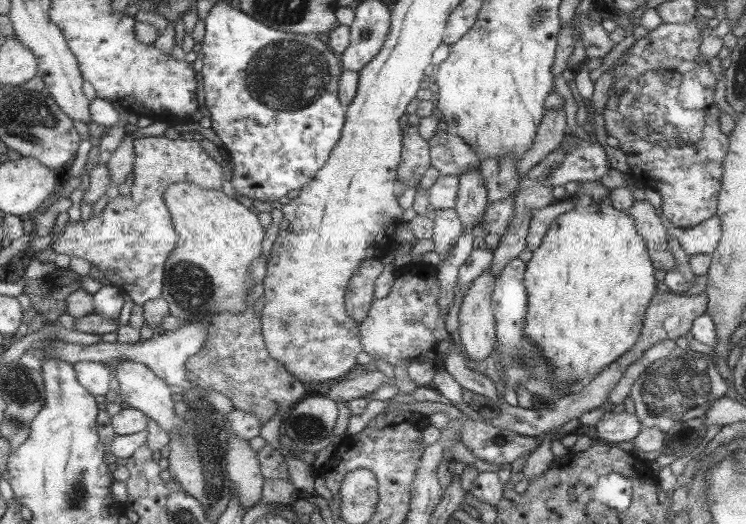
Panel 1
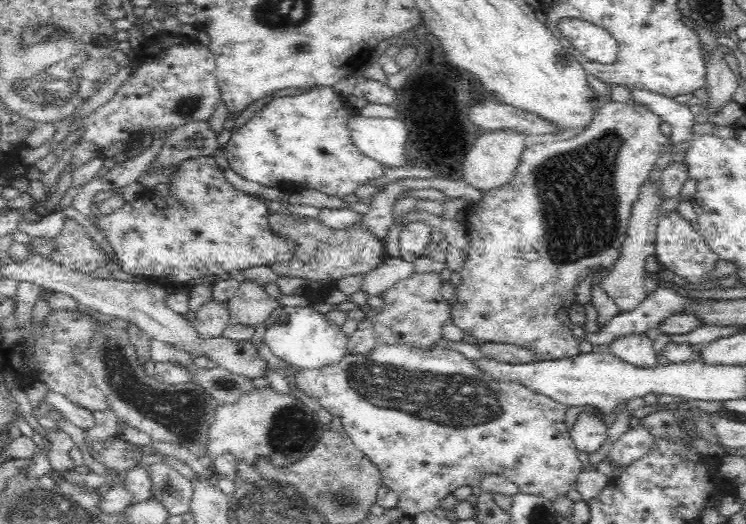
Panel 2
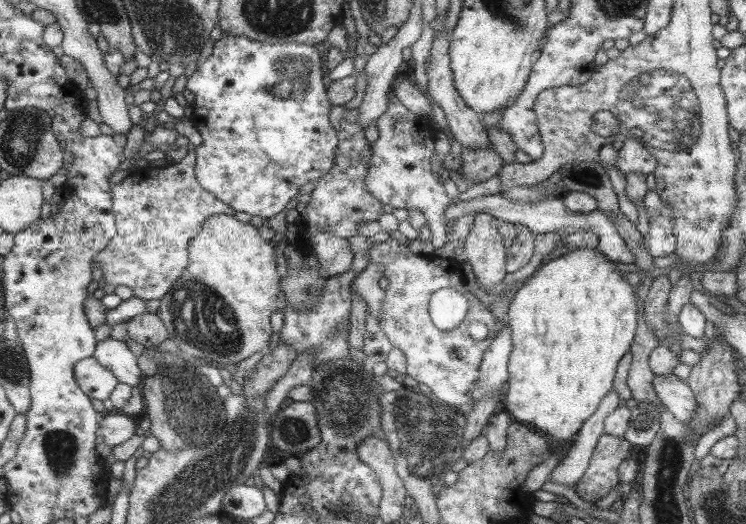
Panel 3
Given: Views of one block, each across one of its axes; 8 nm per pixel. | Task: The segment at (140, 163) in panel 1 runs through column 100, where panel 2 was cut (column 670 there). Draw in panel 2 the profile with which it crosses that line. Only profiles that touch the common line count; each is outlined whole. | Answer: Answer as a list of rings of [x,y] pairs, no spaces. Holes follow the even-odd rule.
[[[675,210],[661,216],[654,243],[656,243],[656,257],[658,257],[662,269],[671,271],[674,275],[678,275],[692,284],[702,282],[714,270],[715,264],[719,260],[717,255],[708,248],[700,232],[694,231],[687,225],[686,220],[680,217]]]

